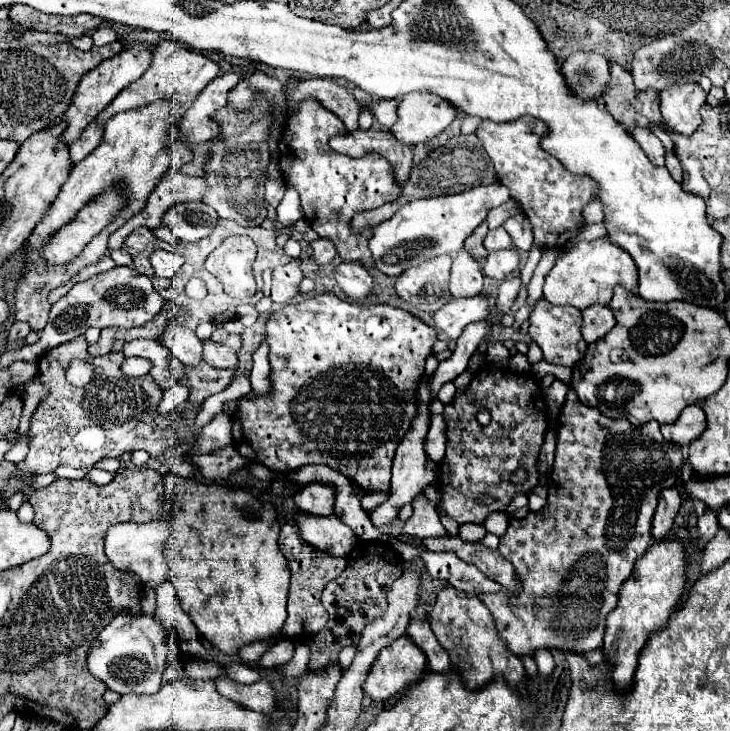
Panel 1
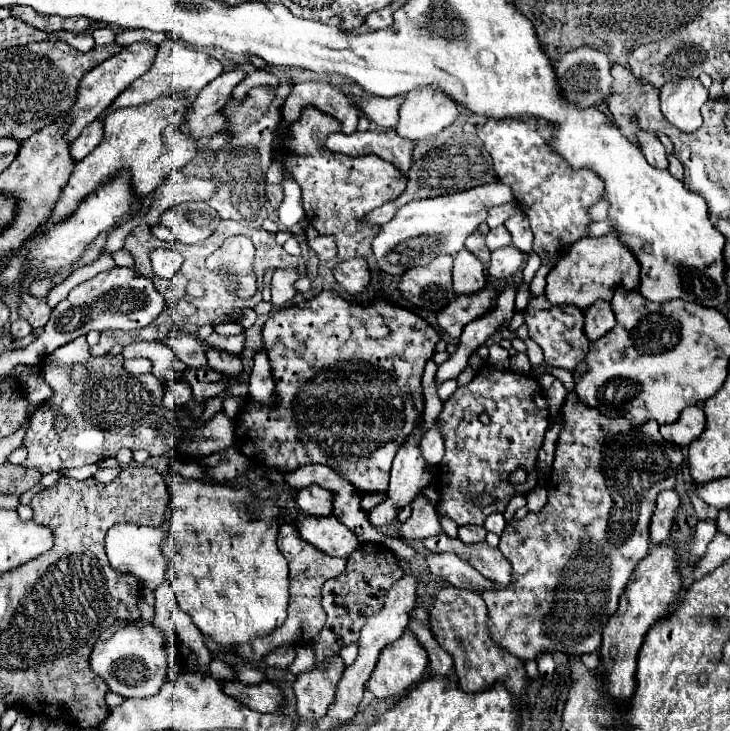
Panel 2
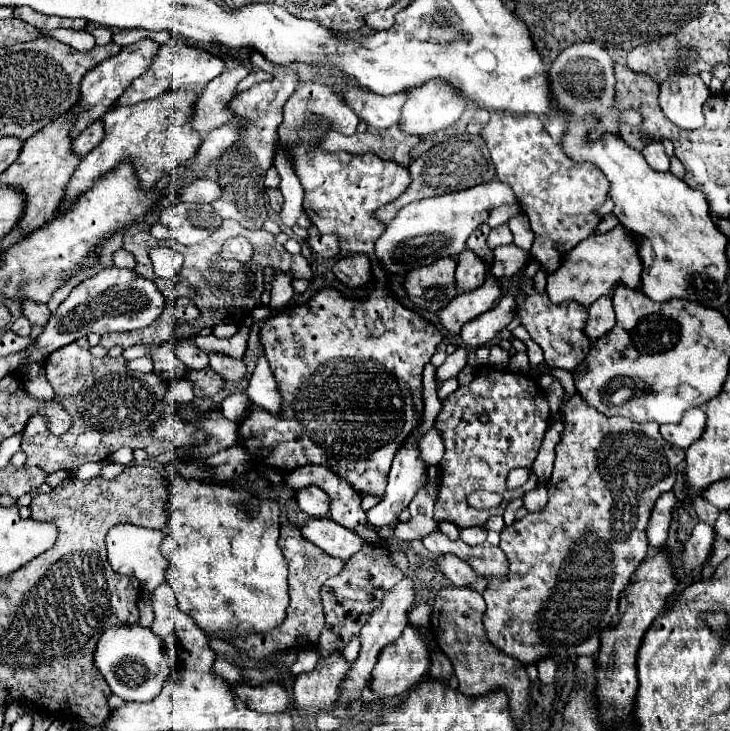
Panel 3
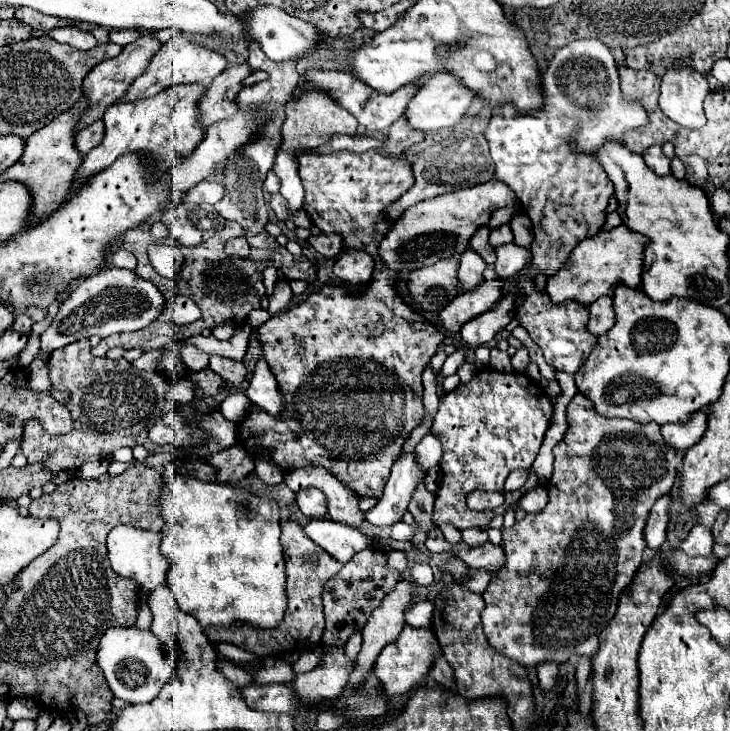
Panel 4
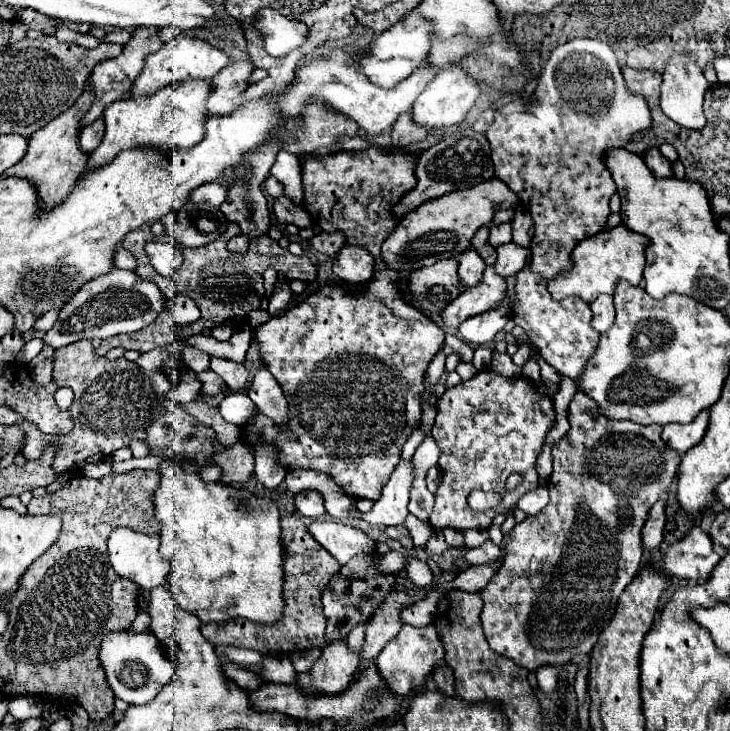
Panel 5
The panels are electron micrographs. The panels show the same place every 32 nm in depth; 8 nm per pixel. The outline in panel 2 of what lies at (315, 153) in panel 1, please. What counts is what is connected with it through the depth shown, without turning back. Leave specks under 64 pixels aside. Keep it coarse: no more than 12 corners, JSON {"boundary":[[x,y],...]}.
{"boundary":[[312,106],[288,128],[284,168],[314,230],[378,270],[366,212],[408,180],[376,154],[324,142],[336,118]]}

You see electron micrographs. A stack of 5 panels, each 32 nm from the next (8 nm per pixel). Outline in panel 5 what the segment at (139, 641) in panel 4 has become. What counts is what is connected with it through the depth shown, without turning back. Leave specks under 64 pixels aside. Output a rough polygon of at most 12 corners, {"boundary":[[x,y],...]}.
{"boundary":[[152,632],[104,636],[116,698],[148,704],[176,666]]}

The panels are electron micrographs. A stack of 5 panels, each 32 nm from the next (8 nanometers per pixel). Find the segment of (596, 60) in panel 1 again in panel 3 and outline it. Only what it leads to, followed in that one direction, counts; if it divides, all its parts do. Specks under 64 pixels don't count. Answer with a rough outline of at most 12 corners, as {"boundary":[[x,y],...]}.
{"boundary":[[598,42],[572,44],[550,66],[558,108],[598,114],[604,130],[640,126],[612,108],[614,60]]}

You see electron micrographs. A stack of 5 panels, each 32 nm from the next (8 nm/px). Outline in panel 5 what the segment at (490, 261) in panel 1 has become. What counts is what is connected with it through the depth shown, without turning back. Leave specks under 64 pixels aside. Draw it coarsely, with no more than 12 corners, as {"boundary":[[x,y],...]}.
{"boundary":[[516,242],[496,248],[496,274],[504,278],[530,264],[530,248]]}

